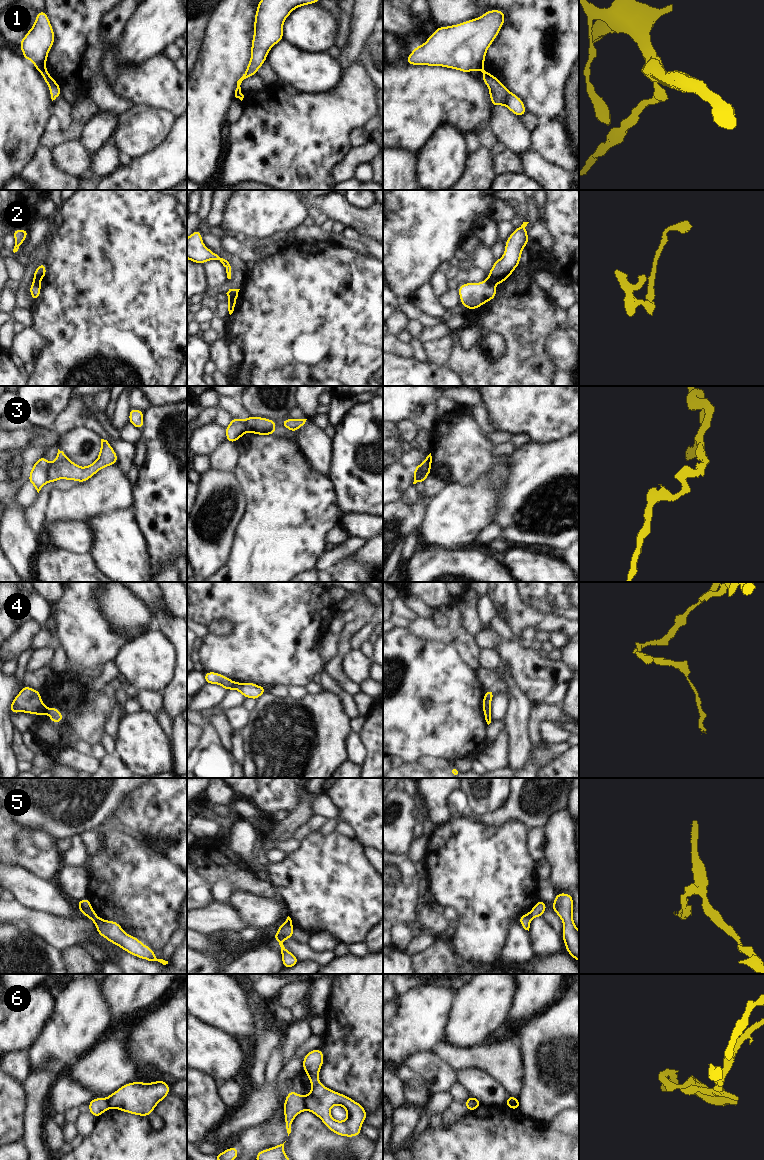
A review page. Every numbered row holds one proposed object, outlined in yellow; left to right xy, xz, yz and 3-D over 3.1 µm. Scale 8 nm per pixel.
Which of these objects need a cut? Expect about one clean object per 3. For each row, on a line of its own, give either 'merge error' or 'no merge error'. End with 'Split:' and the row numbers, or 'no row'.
1: merge error
2: merge error
3: merge error
4: merge error
5: merge error
6: merge error
Split: 1, 2, 3, 4, 5, 6

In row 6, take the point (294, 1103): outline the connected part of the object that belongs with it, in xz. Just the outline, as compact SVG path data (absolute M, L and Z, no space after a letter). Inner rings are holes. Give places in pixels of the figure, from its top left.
M290 1090L284 1100L284 1119L288 1136L291 1133L291 1126L294 1118L301 1112L306 1111L305 1096Z

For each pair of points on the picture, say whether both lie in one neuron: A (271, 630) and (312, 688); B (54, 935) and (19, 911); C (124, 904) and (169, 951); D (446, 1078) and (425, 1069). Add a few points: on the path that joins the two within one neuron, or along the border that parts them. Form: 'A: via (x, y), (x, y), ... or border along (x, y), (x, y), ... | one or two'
A: border along (311, 681), (304, 687) | two
B: via (45, 926), (28, 916) | one
C: border along (169, 942), (162, 950) | two
D: via (441, 1076), (433, 1069), (430, 1069) | one

